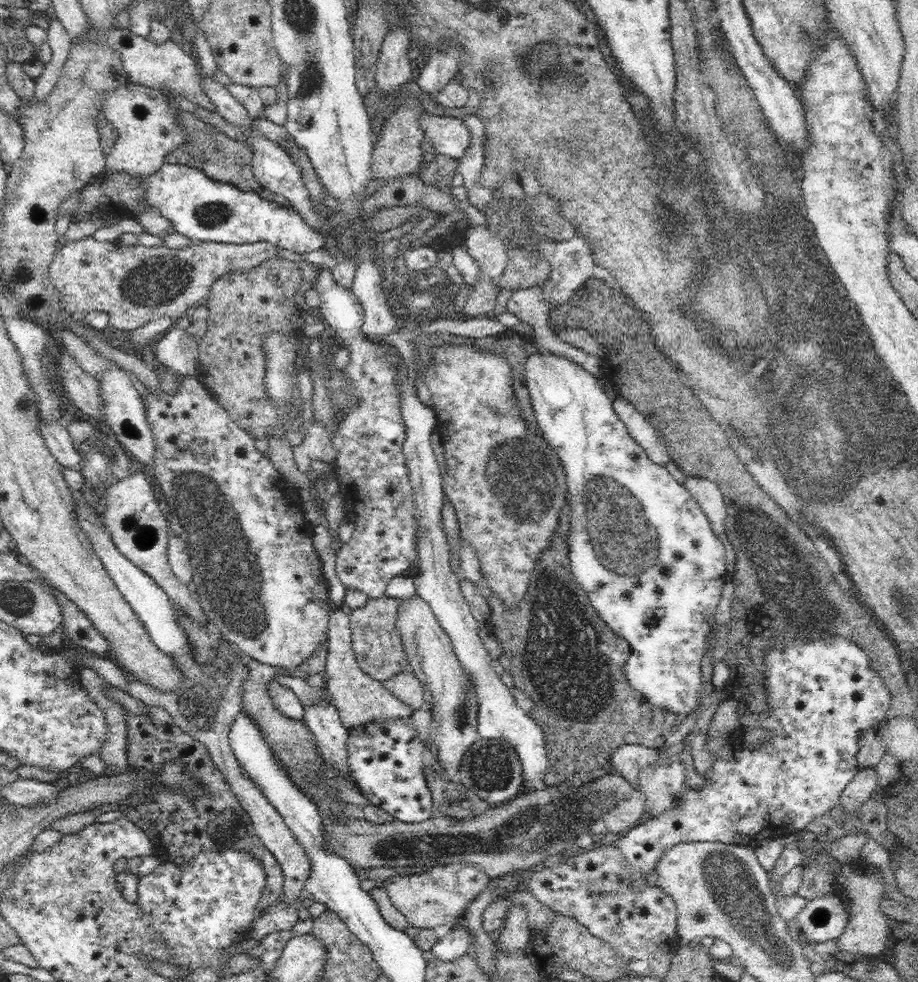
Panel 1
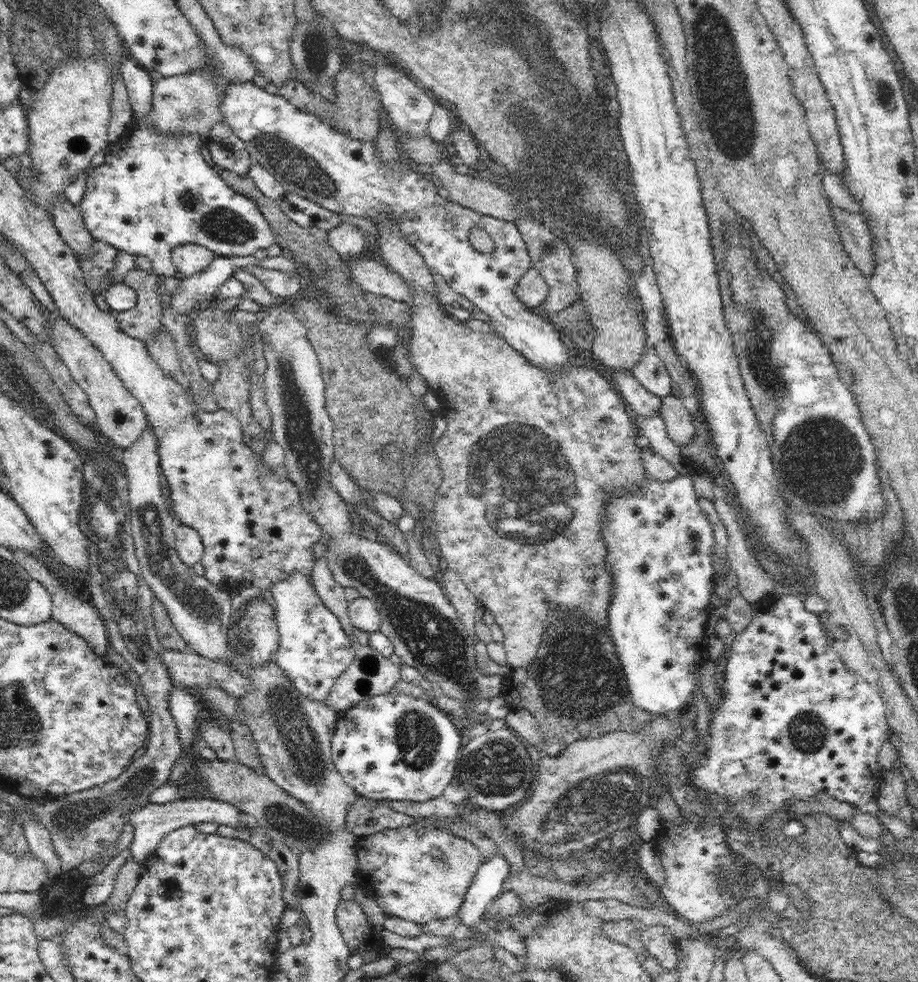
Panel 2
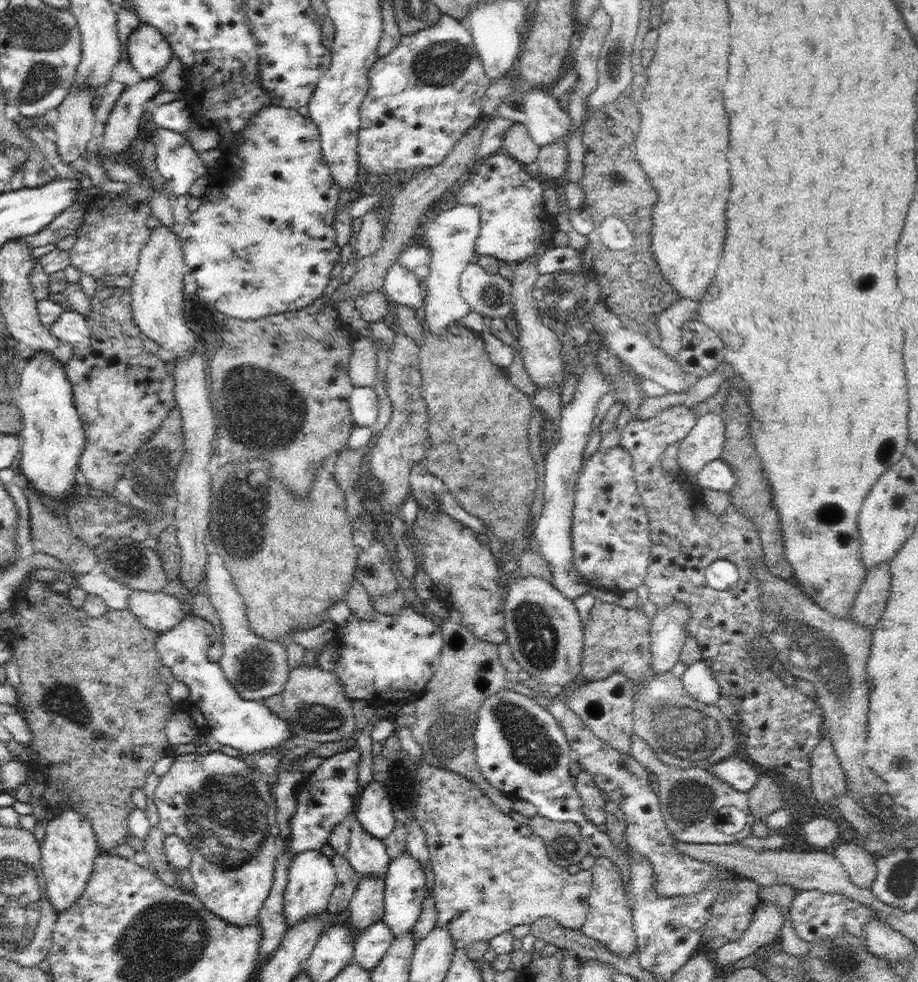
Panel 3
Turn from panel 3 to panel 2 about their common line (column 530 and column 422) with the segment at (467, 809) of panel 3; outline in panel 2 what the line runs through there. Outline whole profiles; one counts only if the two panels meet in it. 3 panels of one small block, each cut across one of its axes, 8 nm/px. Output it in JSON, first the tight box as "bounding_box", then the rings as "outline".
{"bounding_box":[357,826,484,926],"outline":[[[410,826],[388,828],[357,839],[358,867],[368,874],[374,898],[388,917],[406,919],[420,926],[445,919],[462,906],[474,874],[484,858],[478,848],[450,830]]]}

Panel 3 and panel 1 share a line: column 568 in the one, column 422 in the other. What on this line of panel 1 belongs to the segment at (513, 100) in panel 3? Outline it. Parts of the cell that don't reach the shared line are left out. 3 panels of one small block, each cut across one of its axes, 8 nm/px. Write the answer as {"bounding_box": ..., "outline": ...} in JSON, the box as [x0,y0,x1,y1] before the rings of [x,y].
{"bounding_box":[420,112,470,159],"outline":[[[426,112],[420,120],[420,127],[424,129],[426,140],[430,140],[437,153],[443,156],[452,157],[455,159],[462,158],[470,147],[470,131],[465,125],[463,118],[453,117],[438,117]]]}

